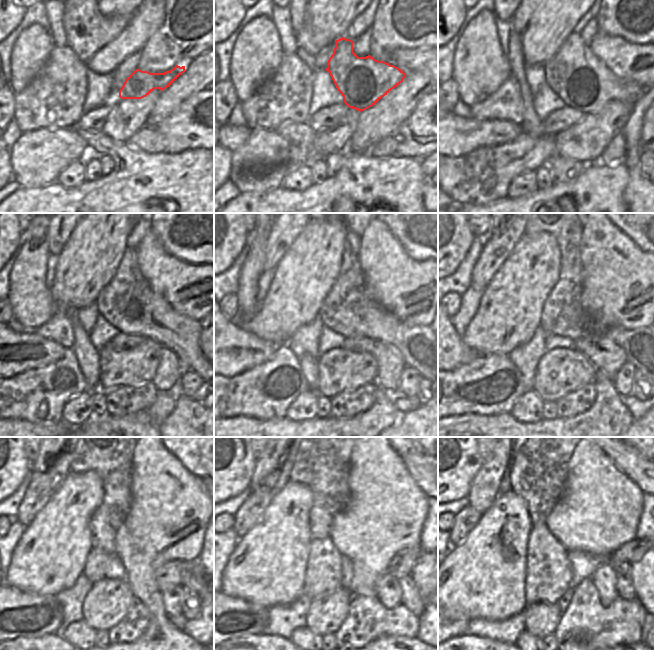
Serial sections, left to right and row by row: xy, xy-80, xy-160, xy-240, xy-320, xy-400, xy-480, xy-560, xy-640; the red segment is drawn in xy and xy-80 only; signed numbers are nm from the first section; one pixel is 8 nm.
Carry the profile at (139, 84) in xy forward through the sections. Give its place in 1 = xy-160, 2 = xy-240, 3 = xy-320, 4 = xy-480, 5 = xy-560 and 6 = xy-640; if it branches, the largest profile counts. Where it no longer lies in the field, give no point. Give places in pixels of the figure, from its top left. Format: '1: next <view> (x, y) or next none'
1: next xy-160 (582, 80)
2: next xy-240 (128, 303)
3: next xy-320 (347, 309)
4: next xy-480 (111, 457)
5: next xy-560 (322, 463)
6: next xy-640 (539, 471)

